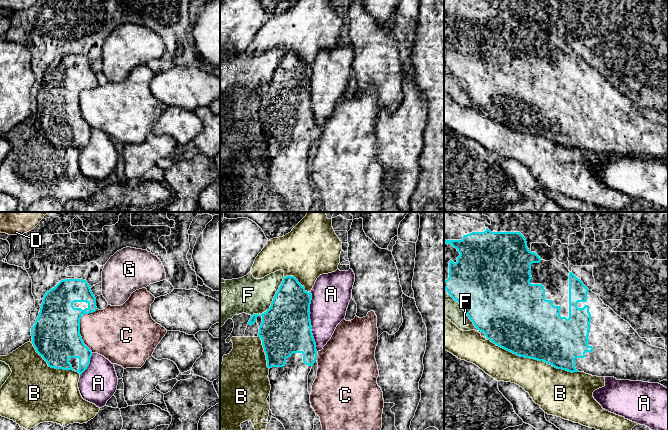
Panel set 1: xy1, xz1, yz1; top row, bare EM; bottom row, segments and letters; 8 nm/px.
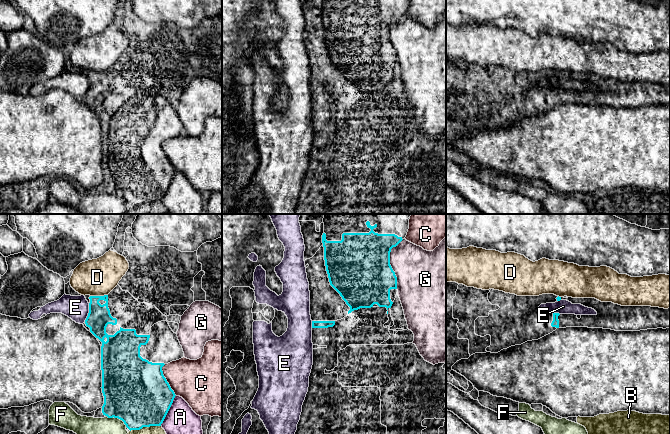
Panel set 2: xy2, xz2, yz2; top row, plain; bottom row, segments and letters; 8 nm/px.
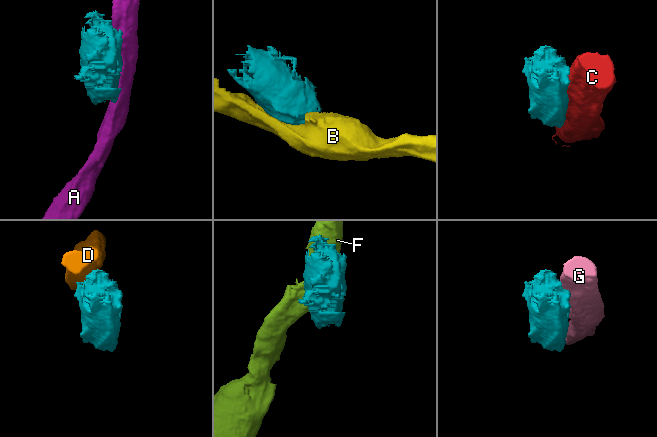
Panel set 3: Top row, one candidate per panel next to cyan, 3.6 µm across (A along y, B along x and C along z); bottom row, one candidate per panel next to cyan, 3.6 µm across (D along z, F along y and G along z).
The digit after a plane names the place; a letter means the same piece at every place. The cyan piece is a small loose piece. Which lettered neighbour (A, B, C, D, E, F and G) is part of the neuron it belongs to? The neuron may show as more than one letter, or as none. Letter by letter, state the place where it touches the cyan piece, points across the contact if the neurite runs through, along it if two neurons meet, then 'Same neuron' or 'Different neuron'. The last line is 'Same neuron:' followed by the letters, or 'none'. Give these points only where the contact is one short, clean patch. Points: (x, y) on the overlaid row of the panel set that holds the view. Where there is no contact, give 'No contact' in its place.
A: Touches cyan at xz1 (310, 323). Different neuron
B: Touches cyan at yz1 (532, 358). Different neuron
C: Touches cyan at xy1 (79, 327). Different neuron
D: Touches cyan at xy2 (98, 296). Boundary: xy2 (107, 294), (90, 296). Different neuron
E: Touches cyan at xy2 (89, 312). Boundary: xy2 (89, 303), (89, 312), (84, 321). Different neuron
F: Touches cyan at yz1 (465, 312). Different neuron
G: Touches cyan at xz2 (389, 263). Different neuron
Same neuron: none

